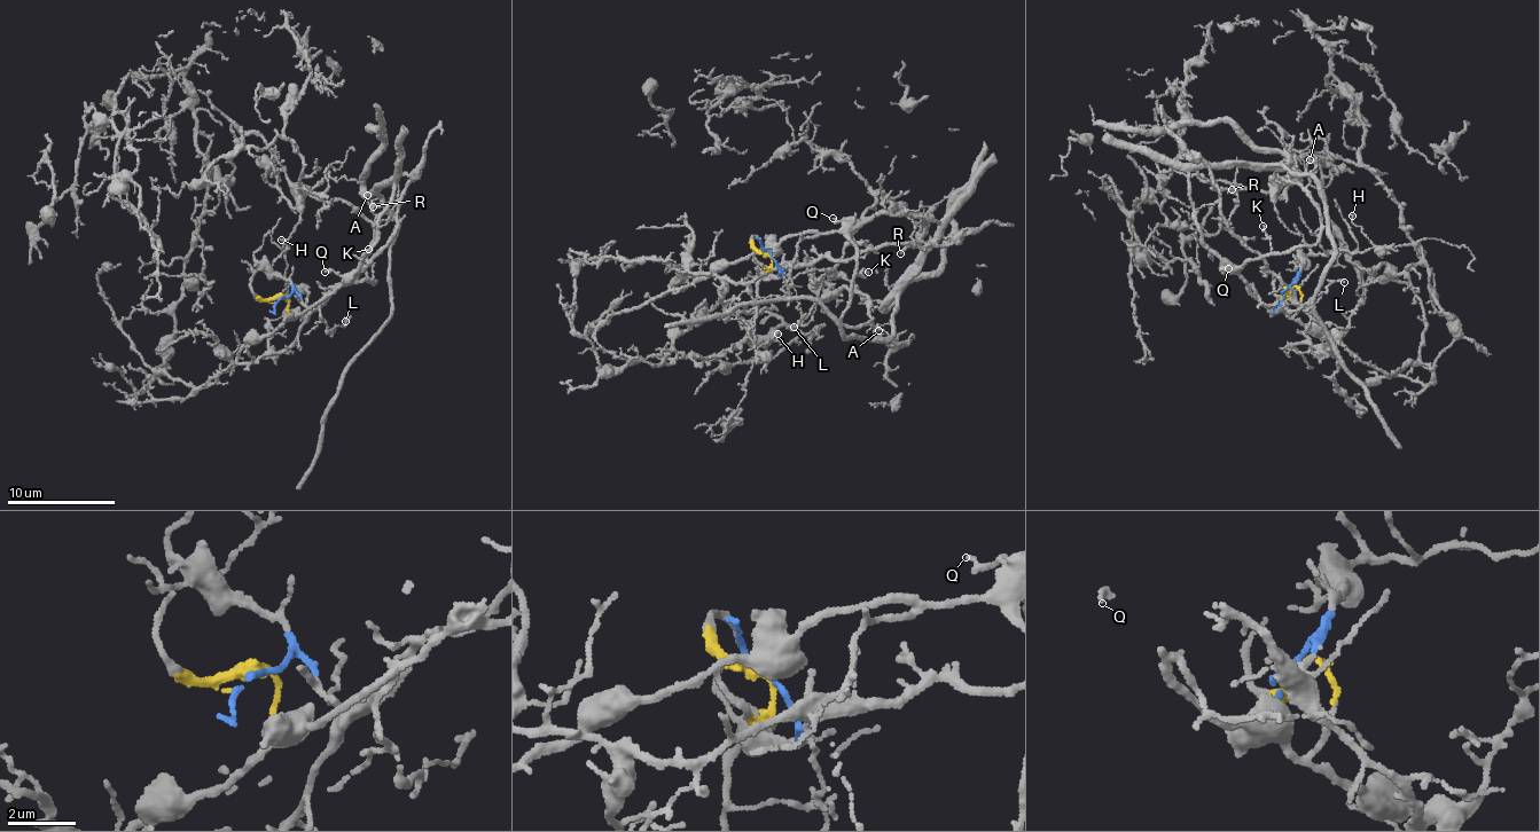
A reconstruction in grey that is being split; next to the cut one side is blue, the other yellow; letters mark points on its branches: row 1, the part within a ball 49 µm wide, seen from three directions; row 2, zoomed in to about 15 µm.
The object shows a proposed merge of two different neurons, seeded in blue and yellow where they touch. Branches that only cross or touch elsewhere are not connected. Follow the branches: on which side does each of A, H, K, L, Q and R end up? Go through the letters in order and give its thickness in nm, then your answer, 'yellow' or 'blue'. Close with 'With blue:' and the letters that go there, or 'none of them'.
A: calibre 110 nm; yellow
H: calibre 120 nm; blue
K: calibre 150 nm; yellow
L: calibre 140 nm; yellow
Q: calibre 160 nm; yellow
R: calibre 180 nm; blue
With blue: H, R

